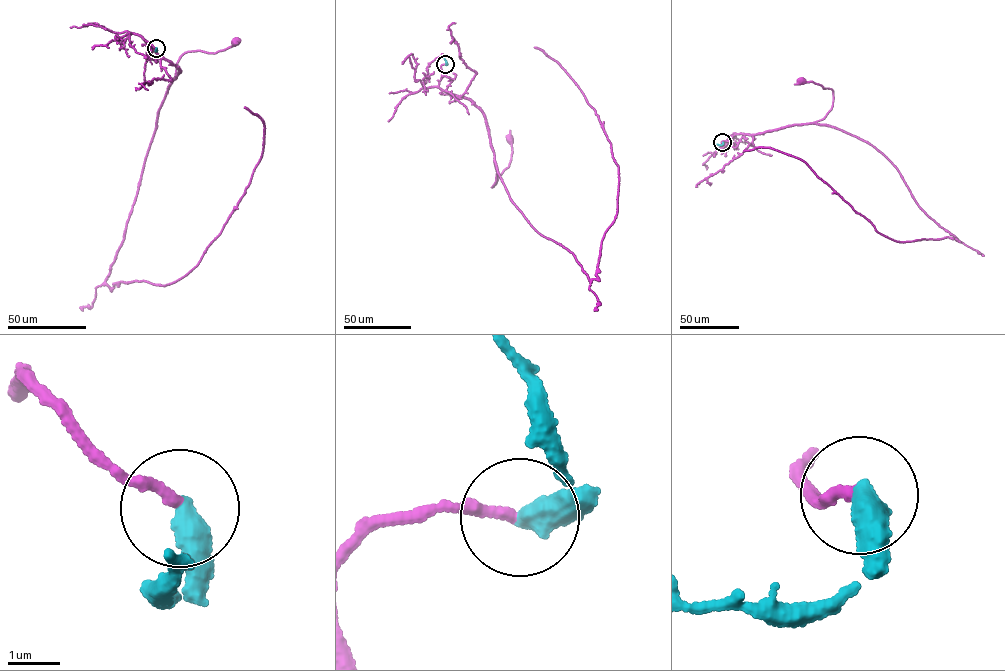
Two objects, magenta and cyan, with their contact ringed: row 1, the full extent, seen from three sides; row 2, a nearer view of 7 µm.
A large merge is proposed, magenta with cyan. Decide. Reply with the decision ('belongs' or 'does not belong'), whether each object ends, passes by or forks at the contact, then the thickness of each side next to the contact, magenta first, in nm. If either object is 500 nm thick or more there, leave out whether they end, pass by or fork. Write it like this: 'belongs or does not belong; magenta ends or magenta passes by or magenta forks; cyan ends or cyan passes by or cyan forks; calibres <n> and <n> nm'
belongs; magenta ends; cyan ends; calibres 220 and 480 nm

